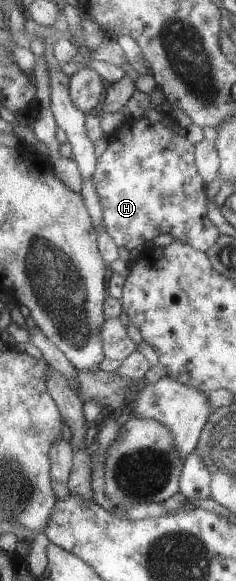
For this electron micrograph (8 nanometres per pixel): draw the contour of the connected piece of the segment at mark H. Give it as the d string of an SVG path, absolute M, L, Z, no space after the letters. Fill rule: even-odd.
M145 116L128 119L107 136L108 145L99 157L93 184L102 207L103 229L119 248L140 248L160 234L168 234L179 243L206 252L218 240L219 232L207 217L208 199L204 194L205 184L195 167L194 147L186 137L172 133L163 123L150 123Z

